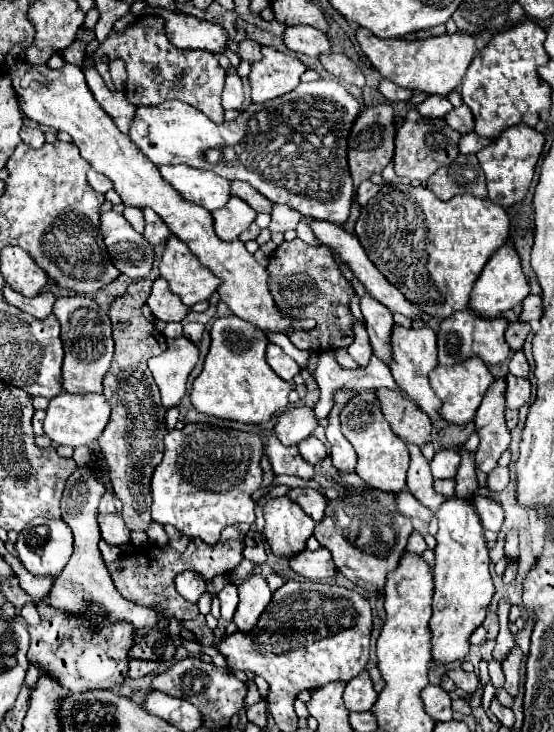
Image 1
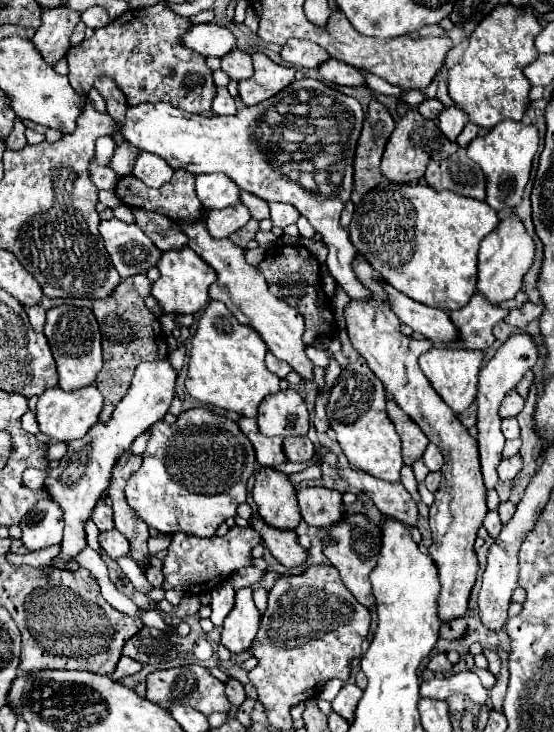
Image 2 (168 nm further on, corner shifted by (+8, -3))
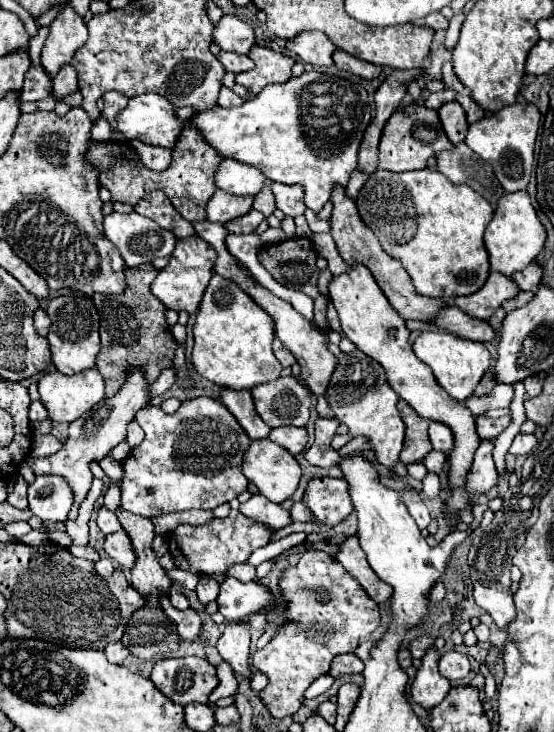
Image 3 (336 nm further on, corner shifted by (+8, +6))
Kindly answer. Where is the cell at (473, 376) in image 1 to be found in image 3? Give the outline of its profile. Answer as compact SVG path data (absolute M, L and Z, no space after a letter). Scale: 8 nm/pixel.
M436 331L422 333L414 341L414 353L434 371L434 377L440 383L440 387L456 401L468 399L472 395L472 391L476 389L478 381L482 379L482 375L492 365L492 355L484 343L462 339L462 337L456 337L450 333L436 333Z

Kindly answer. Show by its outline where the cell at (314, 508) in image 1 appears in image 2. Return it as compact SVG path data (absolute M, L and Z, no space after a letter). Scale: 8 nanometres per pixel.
M300 488L298 504L306 524L328 528L342 518L342 494L330 488Z

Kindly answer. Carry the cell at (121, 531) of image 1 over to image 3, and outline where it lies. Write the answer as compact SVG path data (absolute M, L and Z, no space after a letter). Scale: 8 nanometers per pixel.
M124 529L106 535L104 551L106 551L108 557L112 557L122 569L132 569L136 557L134 557L134 551L132 551L132 545L130 545L130 539L128 539L128 535L126 535Z

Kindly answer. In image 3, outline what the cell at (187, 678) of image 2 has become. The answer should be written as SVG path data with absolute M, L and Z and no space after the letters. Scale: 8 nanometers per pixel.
M200 657L160 659L156 661L150 679L164 697L182 707L194 701L208 703L208 695L220 683L216 669Z

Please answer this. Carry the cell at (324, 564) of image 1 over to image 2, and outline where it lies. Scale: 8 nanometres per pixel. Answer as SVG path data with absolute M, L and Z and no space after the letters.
M250 518L250 526L258 530L262 536L262 542L266 548L288 568L300 566L306 560L306 550L298 544L298 536L294 530L274 530L272 526L266 526L262 518Z

